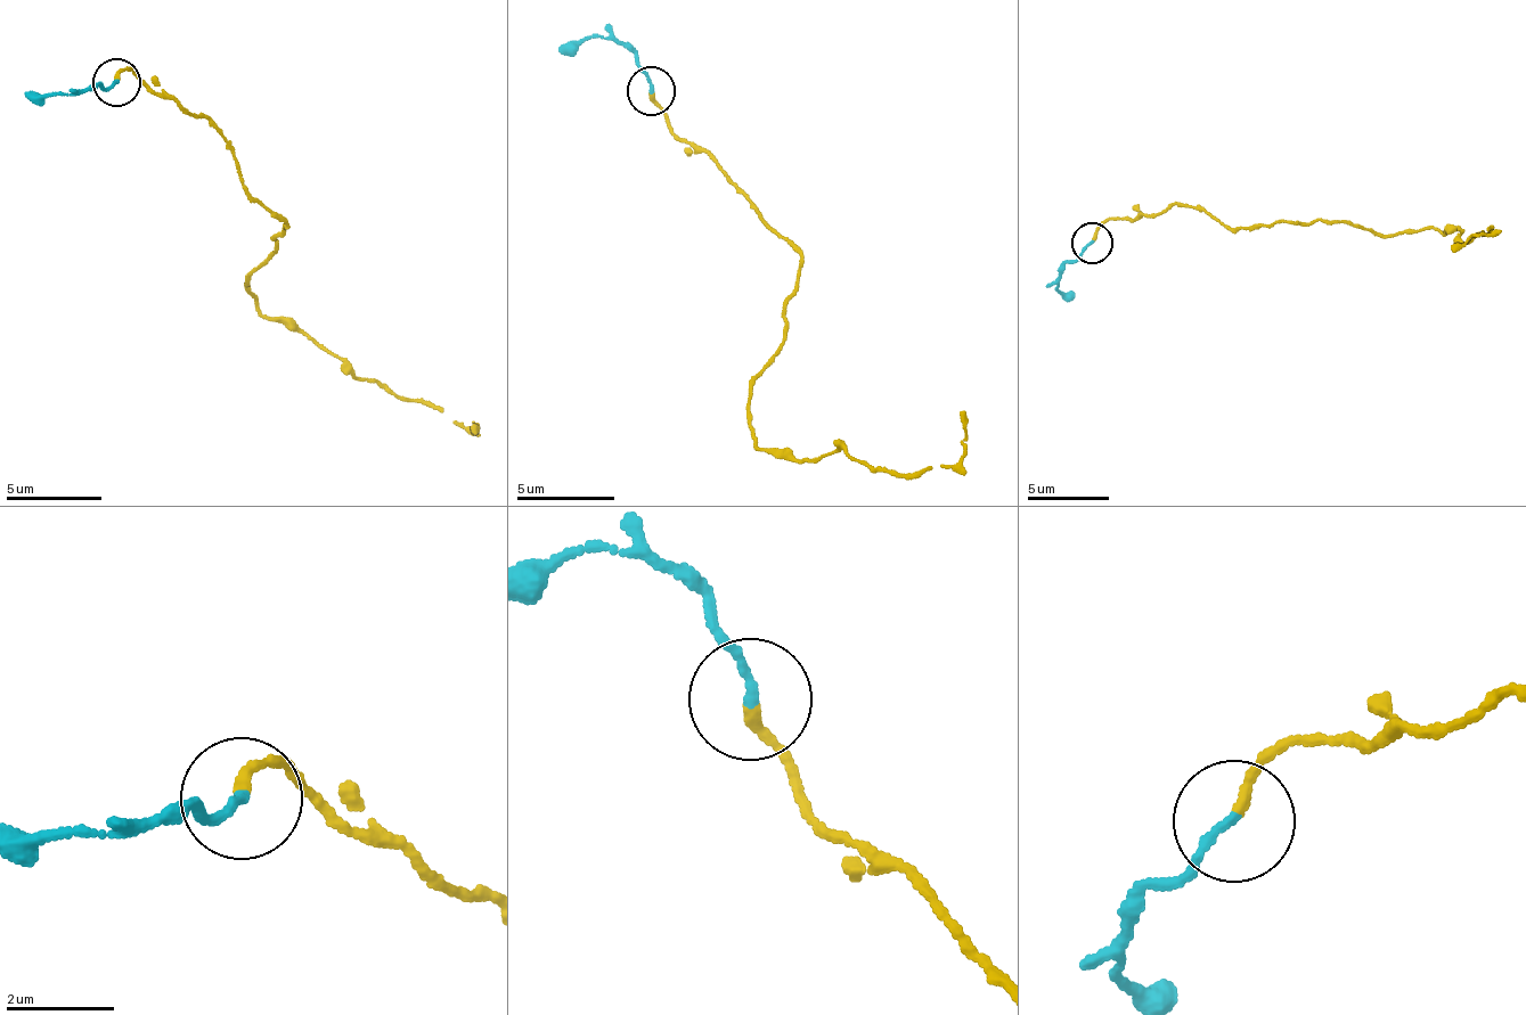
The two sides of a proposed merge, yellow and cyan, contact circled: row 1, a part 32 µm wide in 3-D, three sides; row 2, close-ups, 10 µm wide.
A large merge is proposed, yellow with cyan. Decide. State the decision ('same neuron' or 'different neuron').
different neuron

